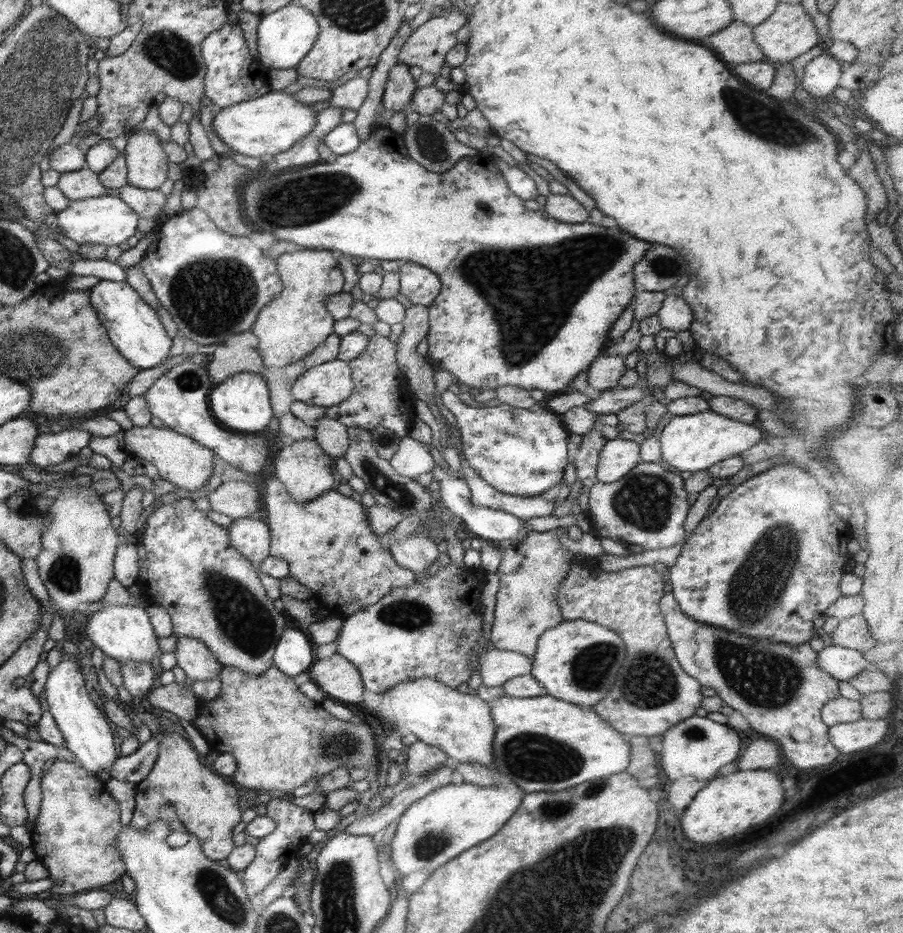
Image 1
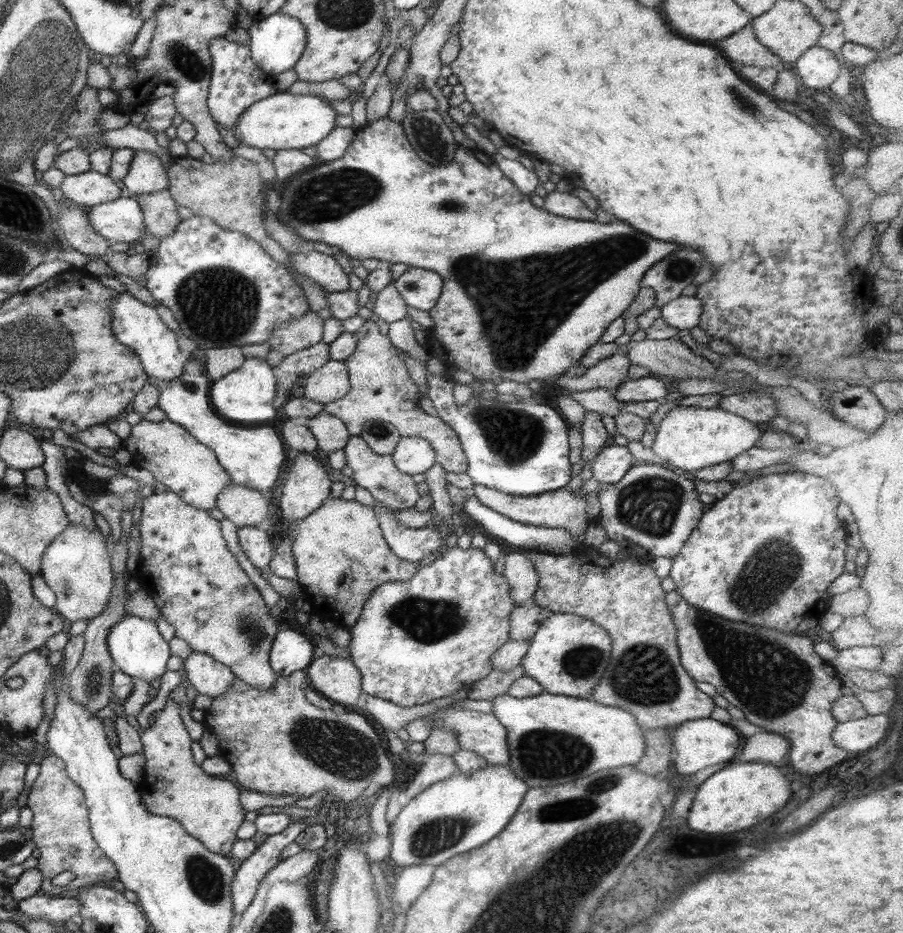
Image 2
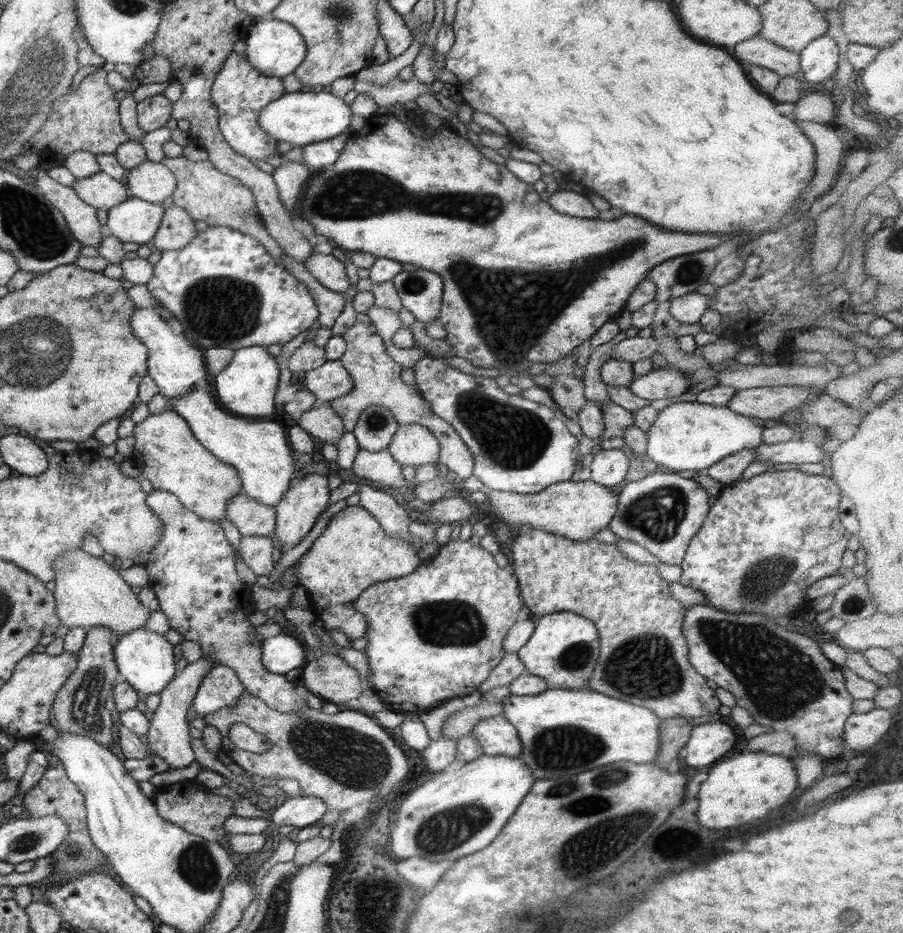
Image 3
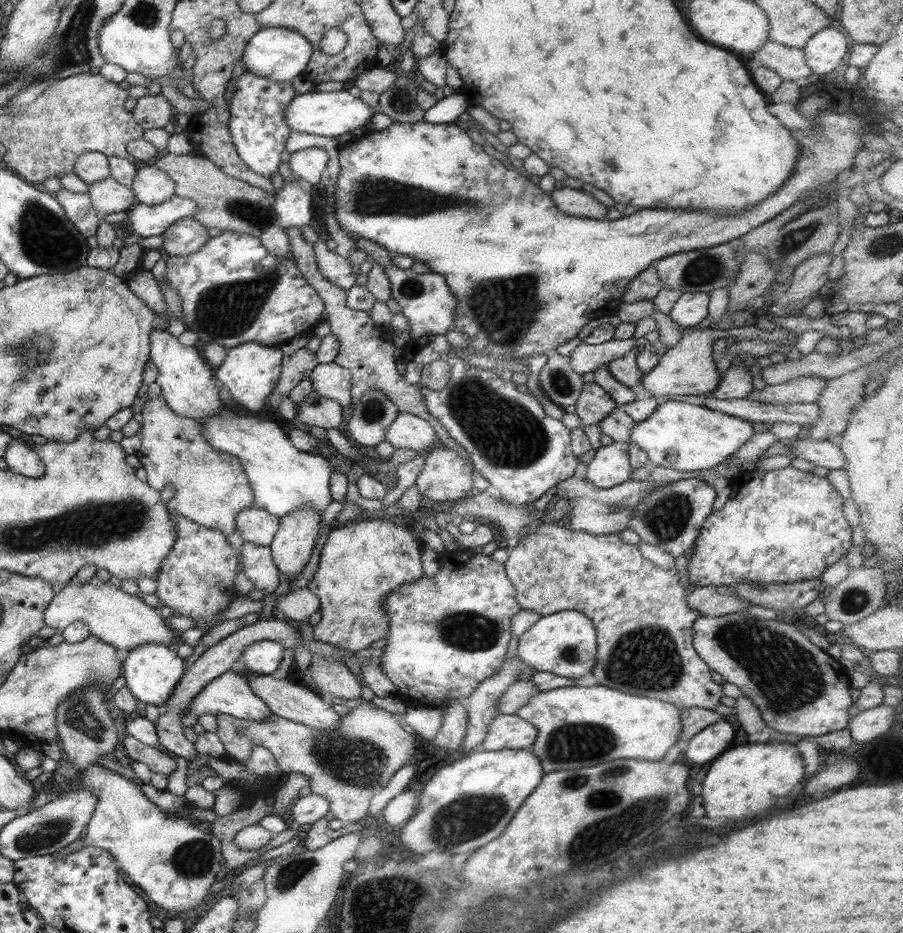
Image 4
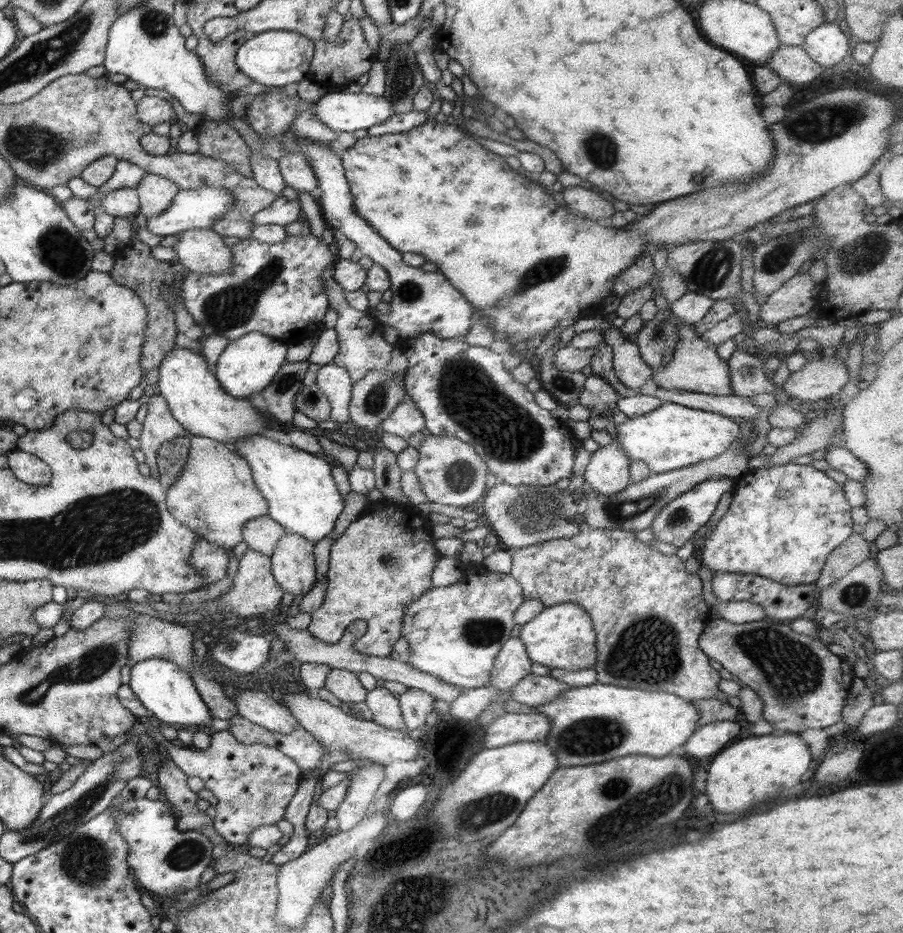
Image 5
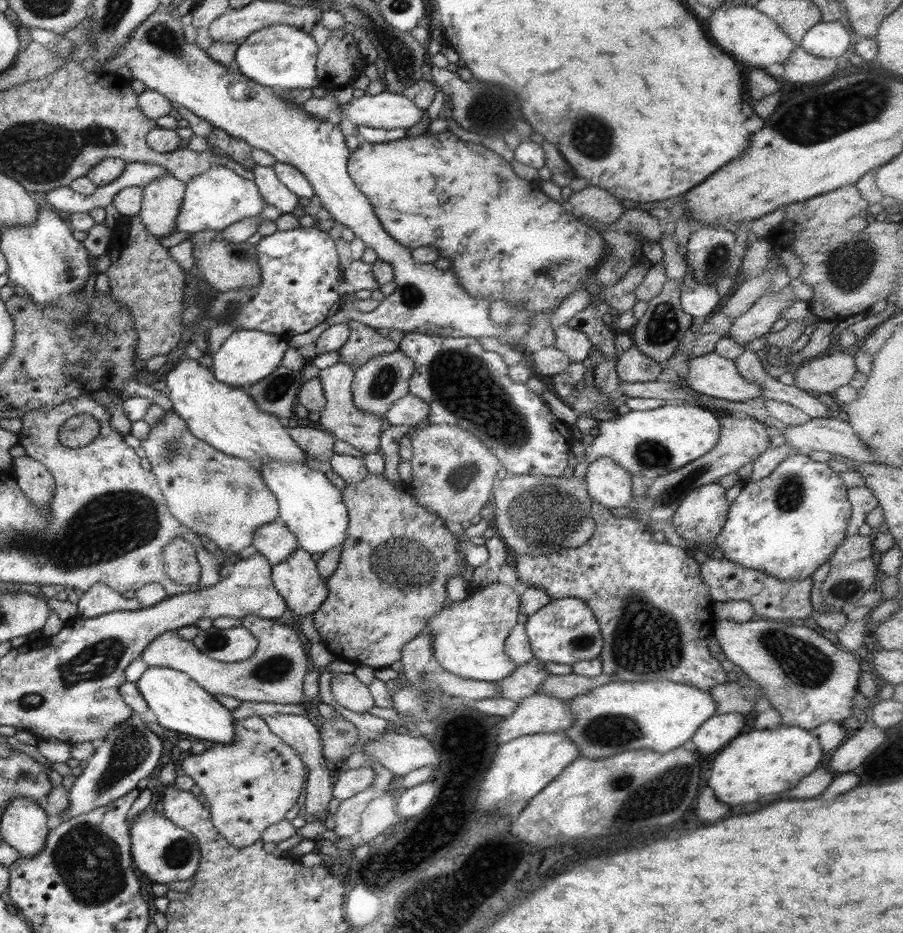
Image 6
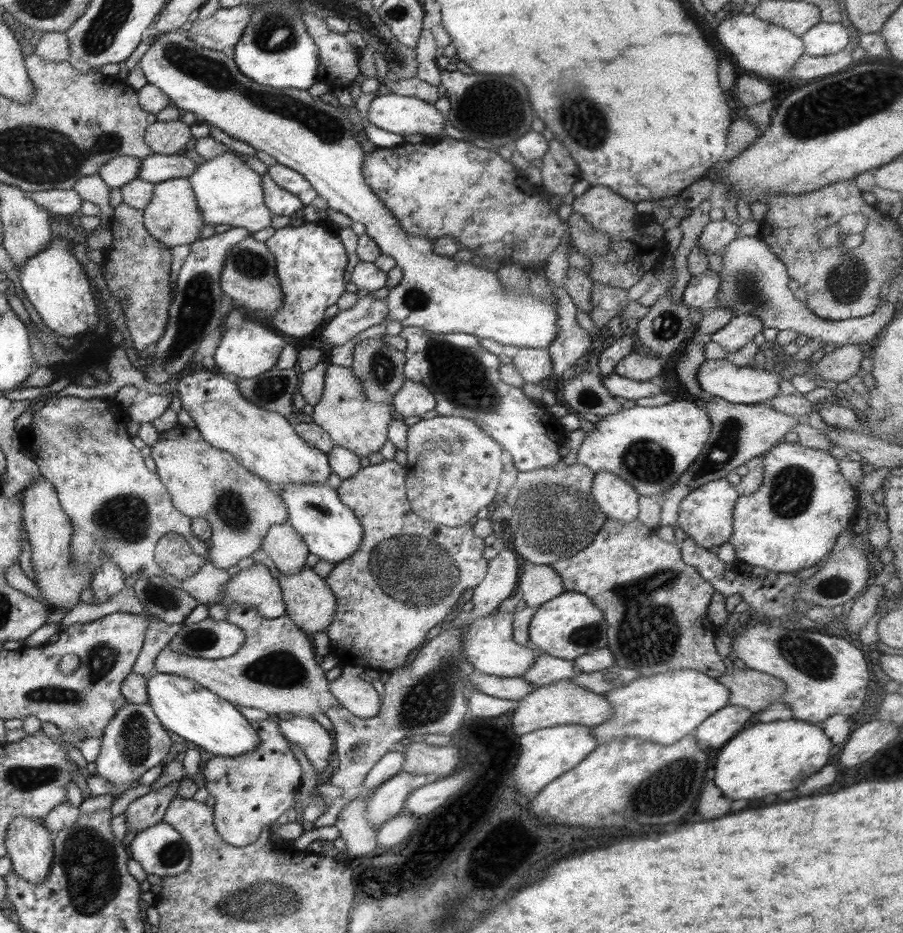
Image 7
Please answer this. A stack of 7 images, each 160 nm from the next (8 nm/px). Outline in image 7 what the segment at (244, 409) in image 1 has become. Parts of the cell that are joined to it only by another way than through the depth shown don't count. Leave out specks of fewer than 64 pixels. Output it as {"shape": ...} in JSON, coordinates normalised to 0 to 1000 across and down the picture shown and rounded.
{"shape":[[[269,342],[265,352],[252,353],[246,358],[245,367],[235,382],[237,394],[243,401],[258,401],[264,405],[278,406],[303,393],[315,371],[312,362],[290,350],[289,345]]]}

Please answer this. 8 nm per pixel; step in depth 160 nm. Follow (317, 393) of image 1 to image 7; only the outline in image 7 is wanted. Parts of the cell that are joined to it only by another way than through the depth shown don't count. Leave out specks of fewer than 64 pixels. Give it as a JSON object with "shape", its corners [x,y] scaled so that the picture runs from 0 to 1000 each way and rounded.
{"shape":[[[362,391],[359,414],[353,431],[347,435],[346,450],[364,467],[370,478],[382,480],[393,489],[402,491],[419,484],[429,473],[429,456],[436,443],[429,431],[411,432],[401,421],[400,411],[388,394]]]}

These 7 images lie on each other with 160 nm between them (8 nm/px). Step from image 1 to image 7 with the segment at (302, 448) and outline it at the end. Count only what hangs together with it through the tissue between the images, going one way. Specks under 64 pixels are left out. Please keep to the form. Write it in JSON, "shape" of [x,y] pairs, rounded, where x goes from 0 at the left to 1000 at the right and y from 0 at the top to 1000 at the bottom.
{"shape":[[[336,606],[332,612],[324,615],[309,614],[306,620],[309,625],[309,631],[317,659],[324,666],[324,669],[336,680],[343,683],[353,676],[359,676],[359,673],[367,667],[369,655],[371,652],[371,640],[360,626],[359,622],[351,617],[344,608]]]}

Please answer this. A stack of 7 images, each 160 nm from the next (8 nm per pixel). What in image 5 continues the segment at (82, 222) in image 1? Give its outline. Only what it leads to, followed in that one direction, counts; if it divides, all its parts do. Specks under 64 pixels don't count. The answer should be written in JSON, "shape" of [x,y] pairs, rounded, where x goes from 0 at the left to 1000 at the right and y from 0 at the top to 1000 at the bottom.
{"shape":[[[229,198],[216,203],[198,203],[181,227],[162,234],[162,245],[167,251],[178,254],[195,252],[207,245],[231,245],[256,222],[257,210],[248,202]]]}

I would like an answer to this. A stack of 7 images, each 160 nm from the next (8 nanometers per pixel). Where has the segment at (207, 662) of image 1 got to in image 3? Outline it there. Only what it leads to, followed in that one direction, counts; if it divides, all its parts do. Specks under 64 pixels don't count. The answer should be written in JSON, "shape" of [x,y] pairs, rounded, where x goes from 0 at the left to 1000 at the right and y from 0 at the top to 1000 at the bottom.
{"shape":[[[234,713],[220,730],[213,757],[224,770],[233,763],[257,758],[270,741],[262,723],[250,714]]]}

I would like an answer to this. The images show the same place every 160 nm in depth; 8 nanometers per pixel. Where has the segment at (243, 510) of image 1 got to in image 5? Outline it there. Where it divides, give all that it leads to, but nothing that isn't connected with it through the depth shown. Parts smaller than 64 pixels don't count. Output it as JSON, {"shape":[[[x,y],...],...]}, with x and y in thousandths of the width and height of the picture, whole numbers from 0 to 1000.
{"shape":[[[293,551],[270,559],[267,574],[274,588],[300,596],[307,578],[316,570],[310,562]]]}

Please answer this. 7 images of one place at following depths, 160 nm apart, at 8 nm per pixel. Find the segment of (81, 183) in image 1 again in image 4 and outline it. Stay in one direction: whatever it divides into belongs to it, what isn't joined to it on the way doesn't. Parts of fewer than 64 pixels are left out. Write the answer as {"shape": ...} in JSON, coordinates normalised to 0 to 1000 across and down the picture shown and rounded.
{"shape":[[[122,189],[96,198],[101,221],[110,232],[143,225],[148,219],[146,204]]]}

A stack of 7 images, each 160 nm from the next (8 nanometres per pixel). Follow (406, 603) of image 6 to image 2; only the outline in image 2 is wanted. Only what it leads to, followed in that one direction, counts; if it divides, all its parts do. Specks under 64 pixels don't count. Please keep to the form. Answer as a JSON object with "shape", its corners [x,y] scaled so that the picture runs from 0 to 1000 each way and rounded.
{"shape":[[[367,532],[361,534],[344,551],[321,562],[318,576],[321,577],[329,625],[334,630],[336,638],[347,647],[344,659],[348,662],[351,660],[355,666],[363,663],[381,673],[393,669],[404,644],[415,630],[434,623],[453,622],[463,608],[458,603],[444,600],[433,592],[423,576],[415,547],[392,535],[382,536]]]}

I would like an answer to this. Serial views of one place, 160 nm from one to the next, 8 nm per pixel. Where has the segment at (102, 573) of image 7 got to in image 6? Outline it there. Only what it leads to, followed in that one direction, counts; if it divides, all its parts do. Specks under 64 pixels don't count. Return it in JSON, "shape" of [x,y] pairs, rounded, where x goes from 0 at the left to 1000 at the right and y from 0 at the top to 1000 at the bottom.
{"shape":[[[106,625],[87,639],[84,646],[85,662],[99,663],[123,655],[156,653],[148,642],[138,642],[132,635],[123,633],[118,628]]]}

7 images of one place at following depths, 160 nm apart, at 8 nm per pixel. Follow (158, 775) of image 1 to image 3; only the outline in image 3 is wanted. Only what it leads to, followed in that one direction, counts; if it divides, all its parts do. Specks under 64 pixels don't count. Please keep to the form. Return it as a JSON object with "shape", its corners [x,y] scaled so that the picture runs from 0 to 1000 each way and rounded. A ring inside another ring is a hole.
{"shape":[[[225,701],[213,711],[207,711],[205,715],[178,738],[176,743],[176,755],[171,761],[169,768],[165,773],[162,785],[162,803],[167,810],[173,810],[186,819],[186,825],[197,825],[206,823],[215,815],[214,805],[209,801],[209,779],[207,775],[207,759],[213,755],[220,730],[228,721],[228,718],[237,713],[235,705]],[[215,836],[185,840],[174,844],[169,853],[169,863],[174,874],[184,881],[200,887],[205,892],[221,896],[224,900],[243,904],[247,900],[250,891],[247,890],[247,880],[258,874],[258,863],[249,853],[238,853],[223,840]]]}

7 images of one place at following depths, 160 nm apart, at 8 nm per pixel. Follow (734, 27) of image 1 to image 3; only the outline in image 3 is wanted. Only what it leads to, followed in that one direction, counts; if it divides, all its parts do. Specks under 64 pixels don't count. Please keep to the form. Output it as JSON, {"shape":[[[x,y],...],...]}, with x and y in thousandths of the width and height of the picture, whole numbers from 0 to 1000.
{"shape":[[[839,36],[814,47],[810,56],[812,56],[811,60],[824,72],[832,70],[848,73],[864,83],[885,81],[884,57],[849,45]]]}

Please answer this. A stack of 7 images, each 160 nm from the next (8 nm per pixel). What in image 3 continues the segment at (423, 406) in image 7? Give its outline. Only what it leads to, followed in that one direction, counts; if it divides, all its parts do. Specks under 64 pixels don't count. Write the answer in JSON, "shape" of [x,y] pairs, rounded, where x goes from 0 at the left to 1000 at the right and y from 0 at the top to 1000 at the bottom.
{"shape":[[[463,454],[441,457],[427,481],[442,499],[457,499],[460,503],[470,497],[477,497],[485,493],[486,478],[482,468]]]}

